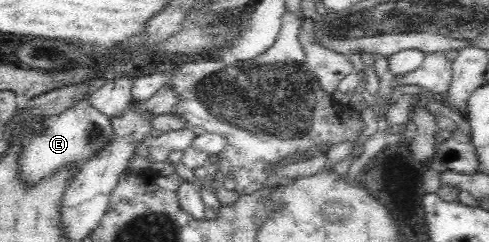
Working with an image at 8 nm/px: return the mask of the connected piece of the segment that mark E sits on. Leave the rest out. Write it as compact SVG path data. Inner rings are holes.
M84 97L59 115L46 118L43 127L31 136L17 162L20 165L20 181L24 185L35 186L63 165L76 165L76 174L83 163L94 158L111 142L114 128L111 127L110 117L97 111L89 99Z

